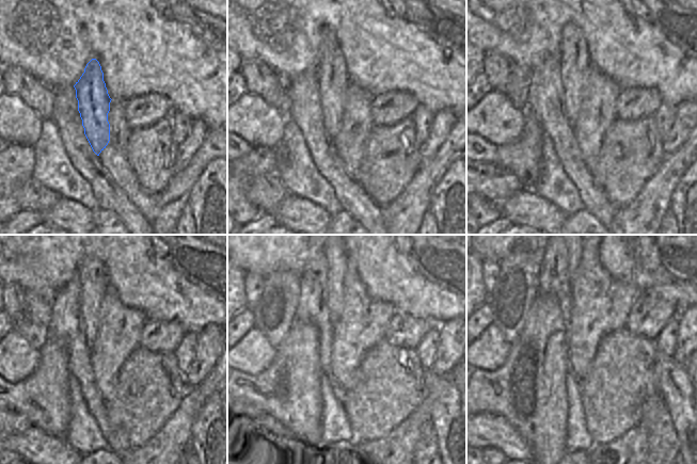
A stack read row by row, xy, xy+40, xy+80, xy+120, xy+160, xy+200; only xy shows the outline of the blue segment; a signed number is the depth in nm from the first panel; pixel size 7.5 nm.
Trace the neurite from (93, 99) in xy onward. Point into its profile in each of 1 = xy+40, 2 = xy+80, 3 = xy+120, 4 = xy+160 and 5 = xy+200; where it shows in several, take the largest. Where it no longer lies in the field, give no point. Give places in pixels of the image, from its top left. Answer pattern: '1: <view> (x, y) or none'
1: xy+40 (332, 78)
2: xy+80 (574, 61)
3: xy+120 (93, 277)
4: xy+160 (335, 256)
5: xy+200 (574, 256)

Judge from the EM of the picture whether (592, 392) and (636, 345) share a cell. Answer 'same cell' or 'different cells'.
same cell

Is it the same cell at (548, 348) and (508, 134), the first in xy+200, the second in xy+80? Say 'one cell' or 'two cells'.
two cells

